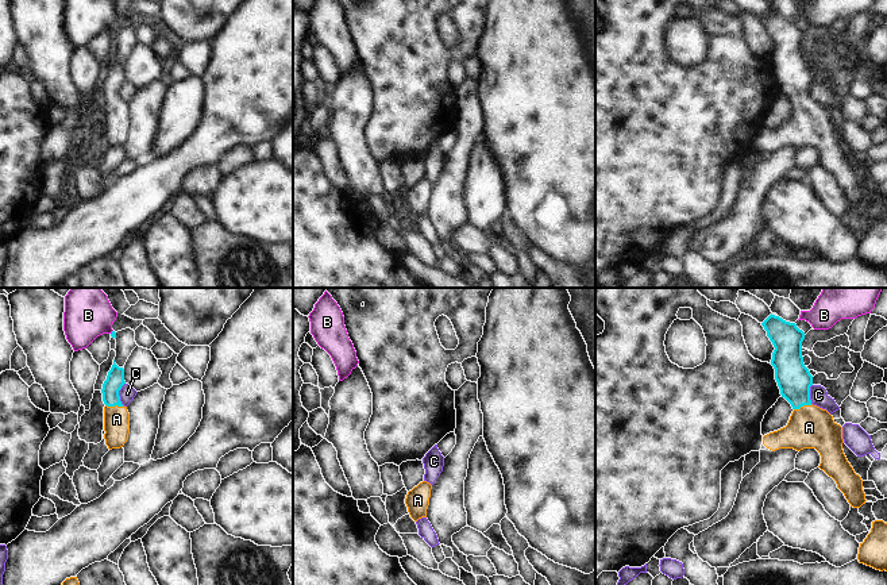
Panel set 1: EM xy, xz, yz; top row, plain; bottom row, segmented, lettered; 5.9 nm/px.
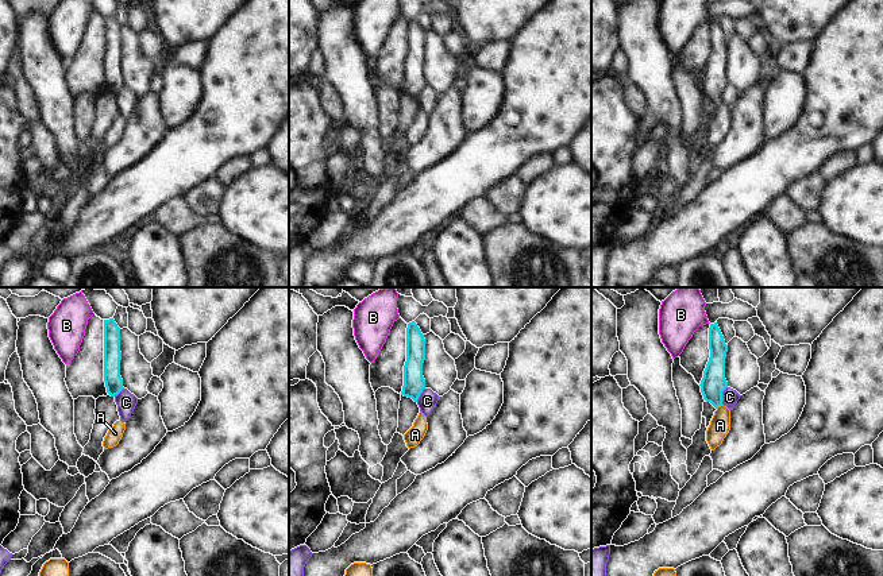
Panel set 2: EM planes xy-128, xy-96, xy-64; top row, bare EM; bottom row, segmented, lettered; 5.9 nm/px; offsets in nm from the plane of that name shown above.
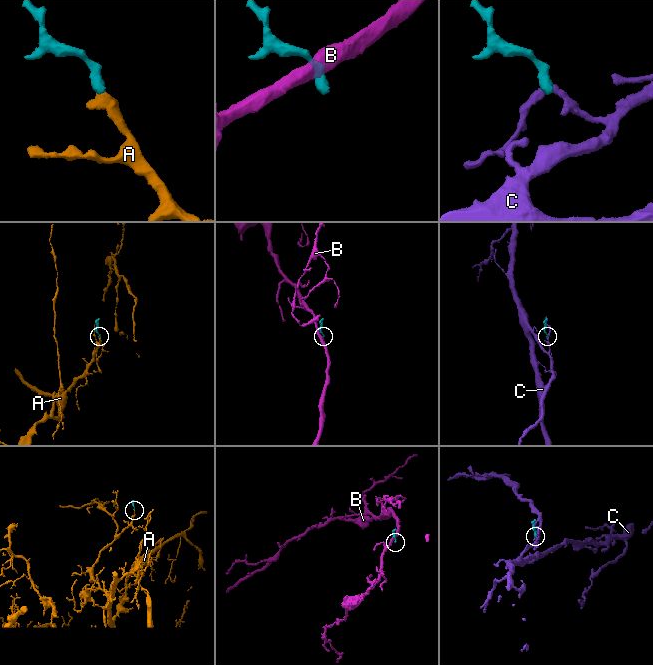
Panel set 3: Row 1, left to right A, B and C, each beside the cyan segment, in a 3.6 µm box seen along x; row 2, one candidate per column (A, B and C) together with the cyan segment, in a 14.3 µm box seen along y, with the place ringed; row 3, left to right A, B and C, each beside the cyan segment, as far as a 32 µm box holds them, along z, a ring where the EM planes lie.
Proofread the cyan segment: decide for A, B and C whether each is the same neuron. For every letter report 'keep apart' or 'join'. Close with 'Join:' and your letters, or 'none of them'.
A: join
B: keep apart
C: keep apart
Join: A

